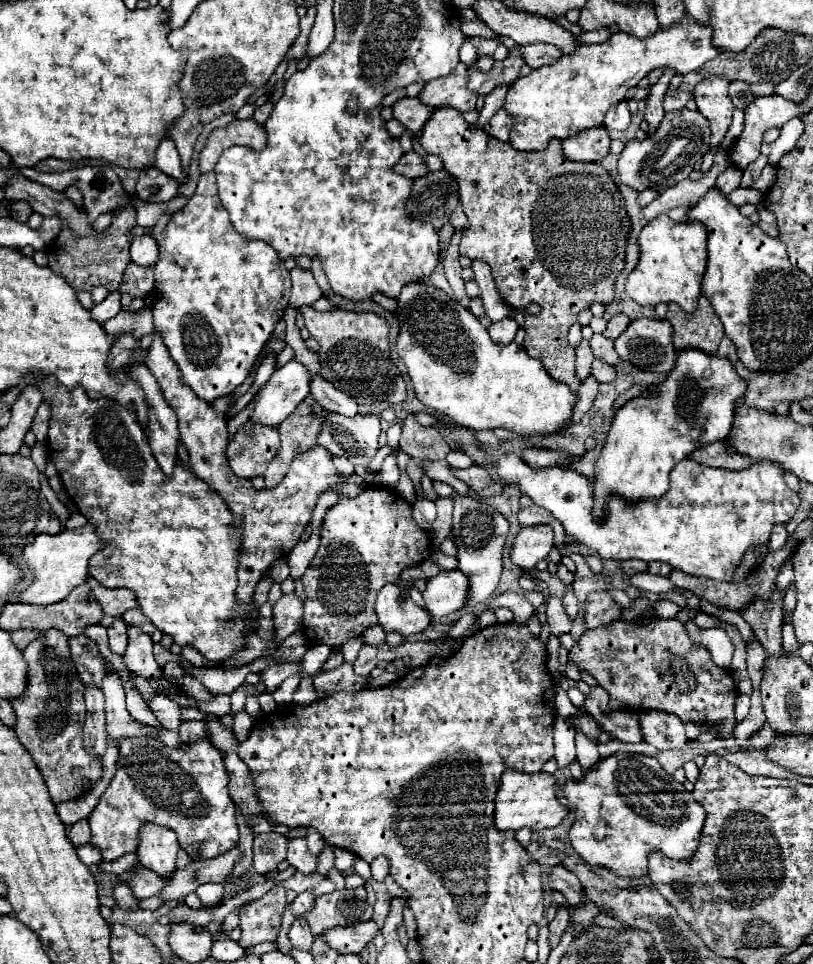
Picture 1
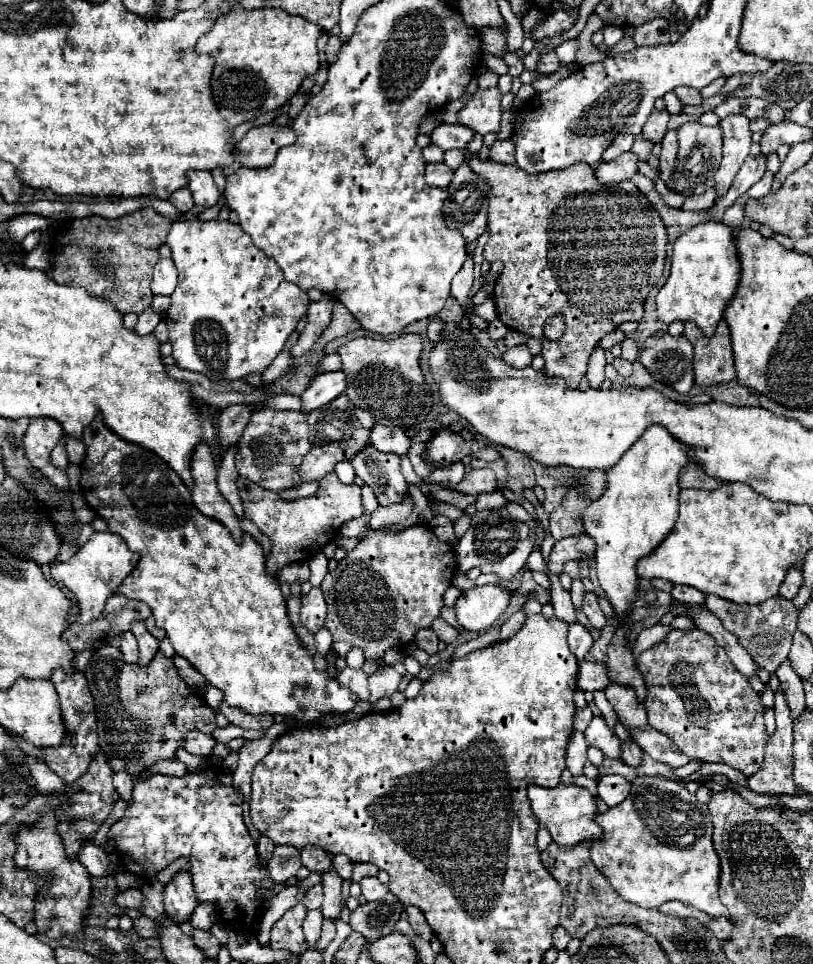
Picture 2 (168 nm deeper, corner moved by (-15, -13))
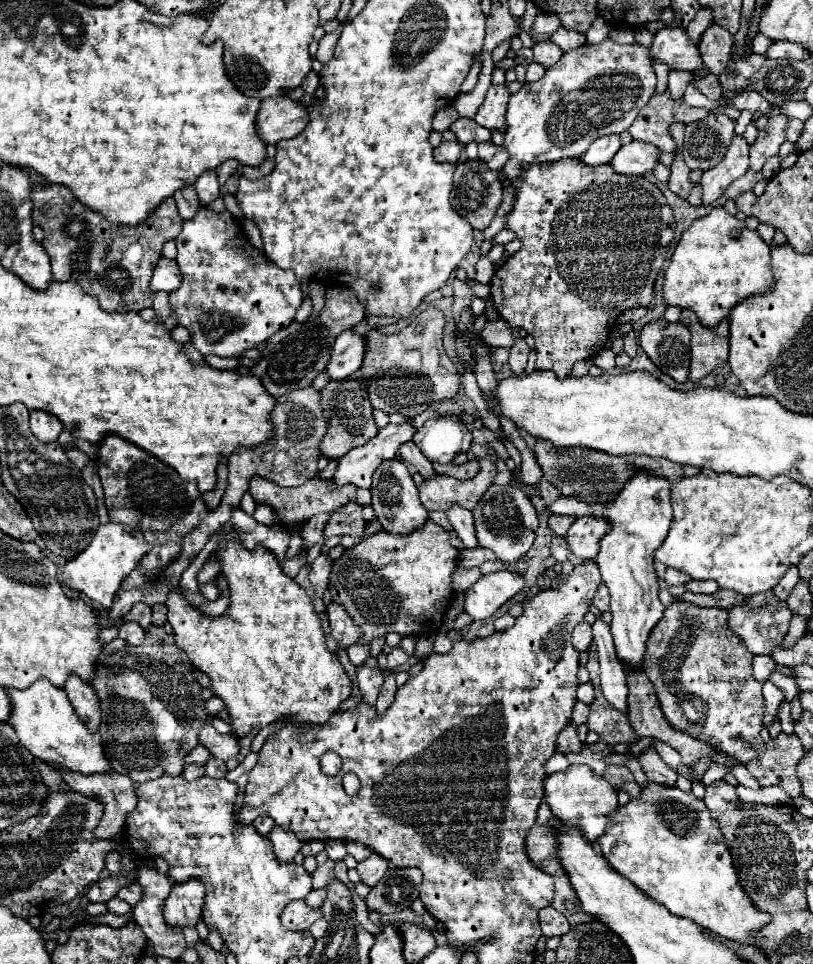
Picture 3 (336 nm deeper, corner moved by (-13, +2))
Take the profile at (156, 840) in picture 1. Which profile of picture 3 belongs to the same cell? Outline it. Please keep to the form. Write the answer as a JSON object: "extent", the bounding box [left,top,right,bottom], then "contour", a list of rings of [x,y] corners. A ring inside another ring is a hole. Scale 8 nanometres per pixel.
{"extent":[165,880,205,928],"contour":[[[197,880],[175,884],[165,902],[165,922],[173,928],[195,926],[203,914],[205,888]]]}

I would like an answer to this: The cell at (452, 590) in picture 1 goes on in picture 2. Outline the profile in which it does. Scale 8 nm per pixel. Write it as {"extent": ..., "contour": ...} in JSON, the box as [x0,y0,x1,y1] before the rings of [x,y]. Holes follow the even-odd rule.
{"extent":[453,585,511,631],"contour":[[[483,585],[463,591],[453,607],[457,623],[467,631],[483,631],[501,617],[509,599],[511,591],[499,585]]]}

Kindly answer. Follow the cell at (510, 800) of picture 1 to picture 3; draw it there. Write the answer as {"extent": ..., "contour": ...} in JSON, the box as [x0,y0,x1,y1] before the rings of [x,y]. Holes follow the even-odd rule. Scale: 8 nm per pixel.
{"extent":[545,764,619,842],"contour":[[[571,764],[567,770],[551,774],[545,778],[545,802],[551,806],[553,816],[559,822],[573,824],[583,830],[587,842],[597,842],[597,838],[605,832],[607,814],[619,808],[617,790],[601,776],[593,774],[585,764]]]}

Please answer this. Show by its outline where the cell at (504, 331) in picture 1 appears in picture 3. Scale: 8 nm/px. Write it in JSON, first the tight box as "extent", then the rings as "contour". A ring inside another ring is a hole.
{"extent":[509,338,529,374],"contour":[[[523,338],[515,340],[515,346],[509,350],[509,366],[513,374],[523,374],[527,366],[527,356],[529,356],[529,346]]]}

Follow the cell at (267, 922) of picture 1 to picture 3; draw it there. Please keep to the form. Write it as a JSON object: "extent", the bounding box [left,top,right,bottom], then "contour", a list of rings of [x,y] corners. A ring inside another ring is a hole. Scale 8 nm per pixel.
{"extent":[281,900,323,932],"contour":[[[295,900],[293,904],[287,904],[287,908],[283,910],[281,922],[285,924],[285,928],[301,932],[301,930],[309,930],[309,926],[321,916],[323,916],[321,908],[309,908],[303,900]]]}

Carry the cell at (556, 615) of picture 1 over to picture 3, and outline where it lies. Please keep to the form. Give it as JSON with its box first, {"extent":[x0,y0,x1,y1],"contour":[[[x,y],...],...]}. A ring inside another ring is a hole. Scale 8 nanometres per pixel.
{"extent":[573,622,591,652],"contour":[[[581,622],[575,630],[573,630],[573,646],[583,652],[583,650],[589,650],[589,644],[591,644],[591,626],[587,622]]]}

